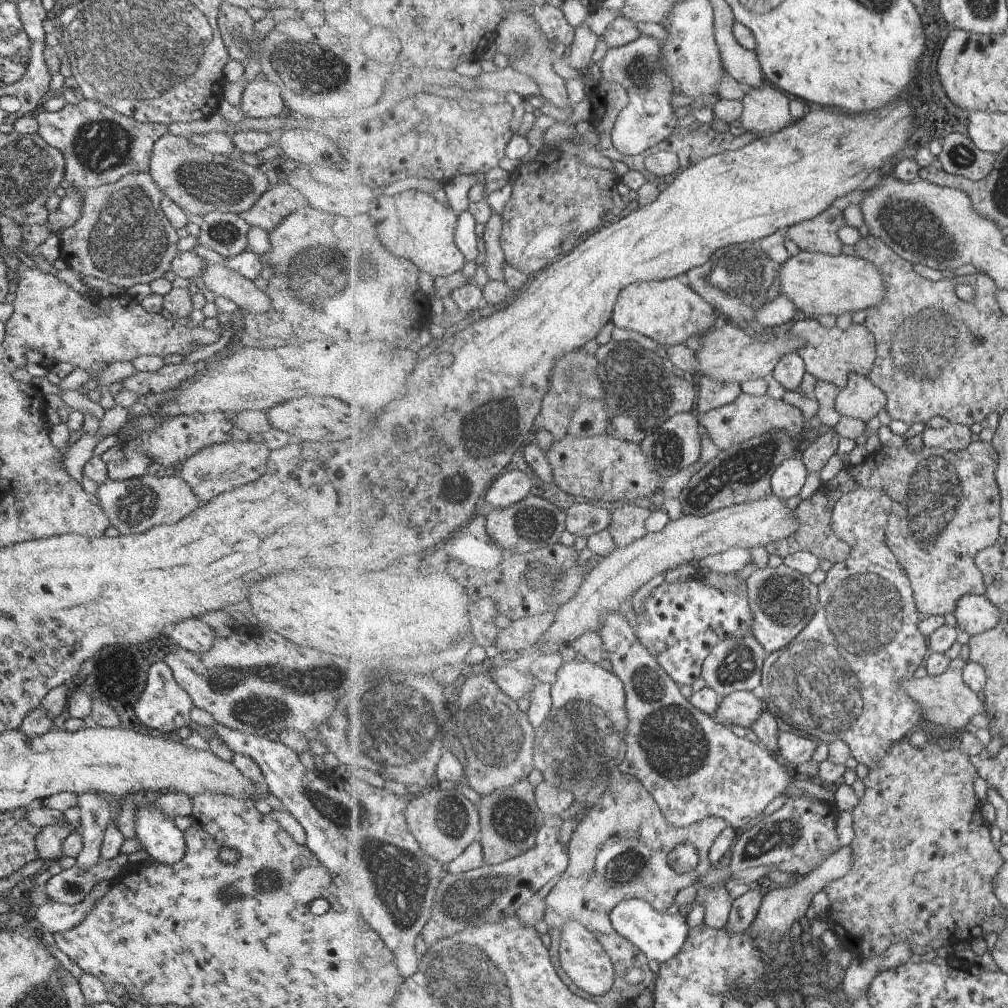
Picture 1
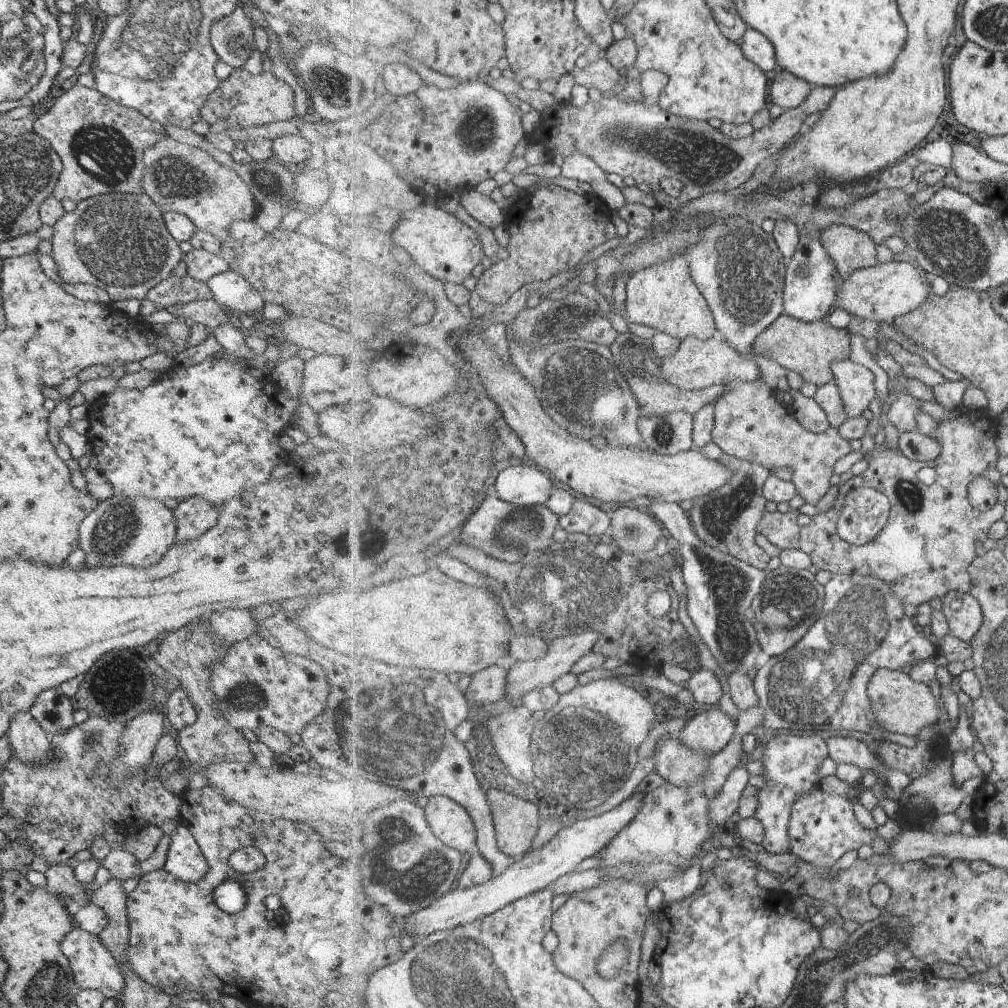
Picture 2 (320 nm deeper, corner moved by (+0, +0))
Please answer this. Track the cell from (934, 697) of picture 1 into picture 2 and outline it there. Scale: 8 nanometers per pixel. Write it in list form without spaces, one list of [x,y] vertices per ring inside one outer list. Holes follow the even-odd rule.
[[[889,669],[877,670],[869,684],[872,713],[886,732],[917,737],[927,726],[940,724],[939,700],[933,696],[931,688],[923,682],[913,680],[910,674]]]

